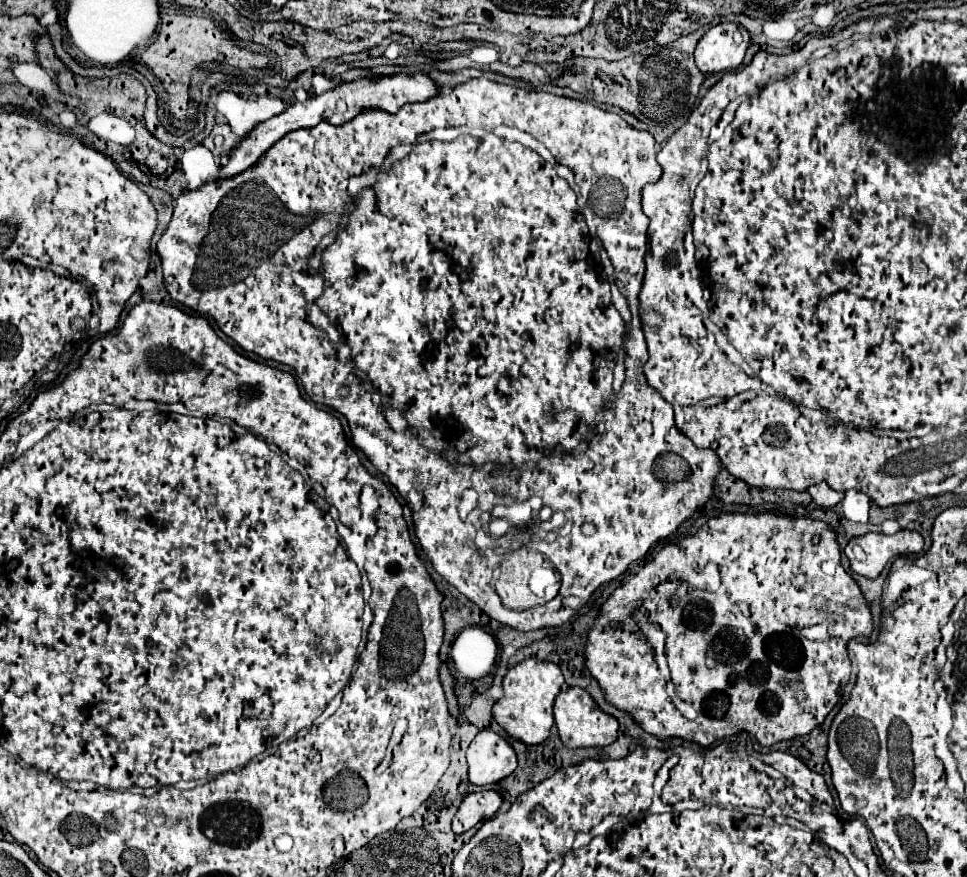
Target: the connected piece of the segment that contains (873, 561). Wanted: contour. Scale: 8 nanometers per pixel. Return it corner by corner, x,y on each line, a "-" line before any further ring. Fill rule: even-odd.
901,530
897,534
865,534
849,540
845,554
849,558
851,570
859,576
875,580
887,562
897,556
919,554
923,550
923,538
919,532

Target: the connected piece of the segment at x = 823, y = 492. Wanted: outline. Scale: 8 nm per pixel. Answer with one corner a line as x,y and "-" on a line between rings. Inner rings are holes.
825,482
811,486
807,492
813,496
815,504
821,506
821,508
833,508
833,506
839,504
839,502
843,500
843,496
845,496
843,492
835,492
835,490
831,490

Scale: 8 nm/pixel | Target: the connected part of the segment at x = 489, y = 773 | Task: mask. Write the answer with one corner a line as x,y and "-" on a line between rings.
479,732
467,750
467,780
475,786
491,786
511,776
517,768
515,750
495,732

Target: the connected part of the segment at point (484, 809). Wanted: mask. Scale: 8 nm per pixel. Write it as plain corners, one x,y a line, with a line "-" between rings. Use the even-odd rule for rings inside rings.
479,790
465,796
451,822
453,834
463,834
475,824
493,818
499,806
501,806
501,794
495,790

